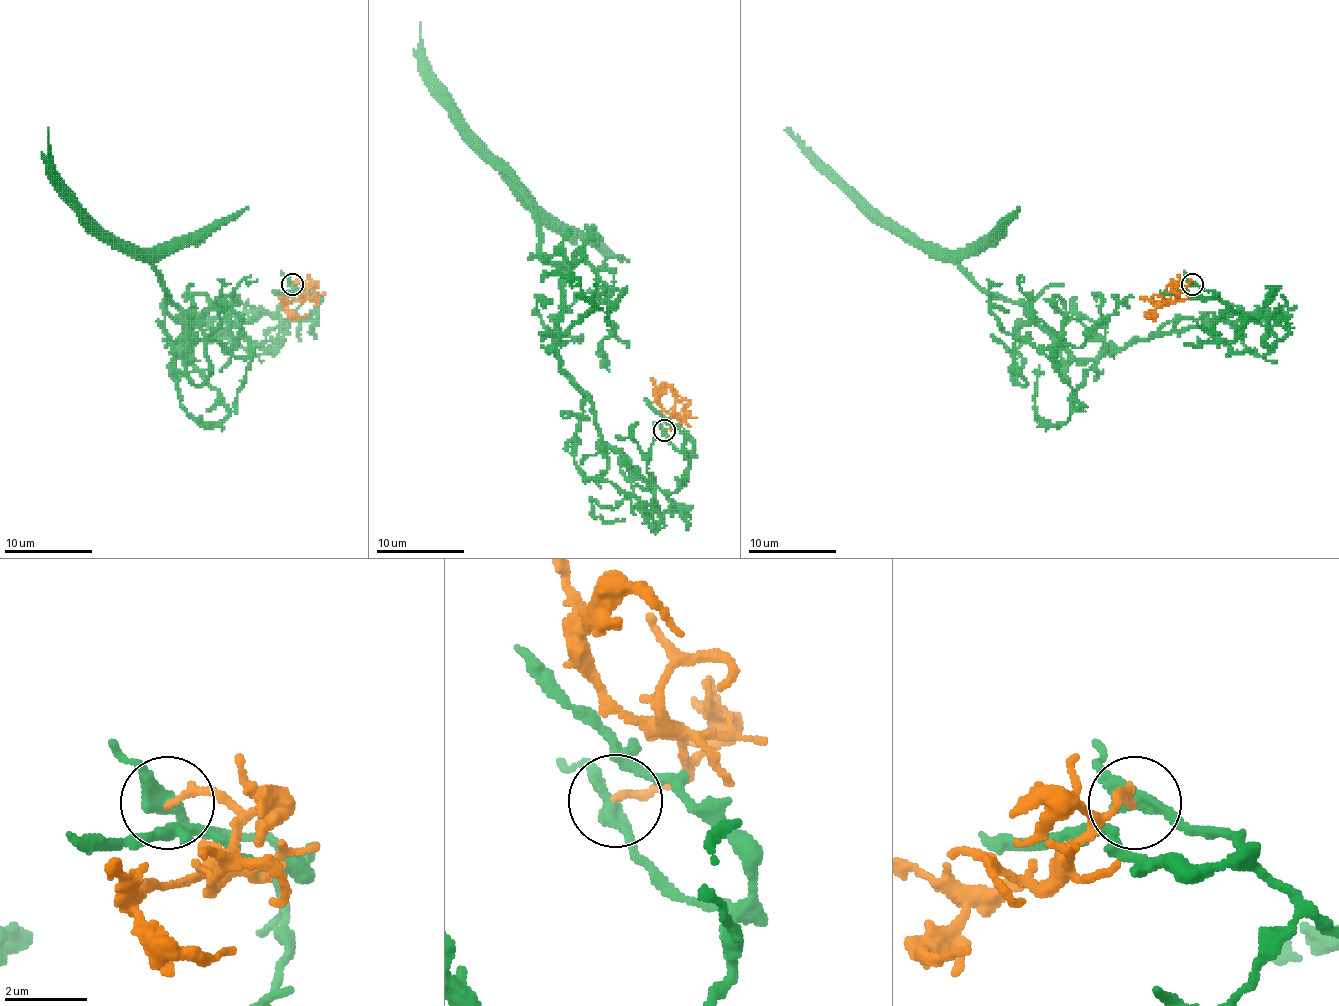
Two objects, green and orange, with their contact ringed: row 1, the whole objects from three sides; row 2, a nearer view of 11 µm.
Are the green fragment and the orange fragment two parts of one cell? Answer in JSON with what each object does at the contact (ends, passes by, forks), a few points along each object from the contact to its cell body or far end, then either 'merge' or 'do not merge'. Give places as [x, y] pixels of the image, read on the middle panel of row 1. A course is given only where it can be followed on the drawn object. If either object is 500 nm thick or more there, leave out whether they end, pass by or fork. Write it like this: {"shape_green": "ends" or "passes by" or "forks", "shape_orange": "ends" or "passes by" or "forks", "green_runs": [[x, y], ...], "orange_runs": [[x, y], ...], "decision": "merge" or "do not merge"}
{"shape_green": "forks", "shape_orange": "ends", "green_runs": [[664, 431], [688, 455], [673, 492], [602, 439], [558, 360], [561, 272], [536, 211], [424, 57], [420, 22]], "orange_runs": [[664, 431], [677, 426], [679, 420], [662, 407], [659, 393], [666, 387], [679, 396]], "decision": "do not merge"}

